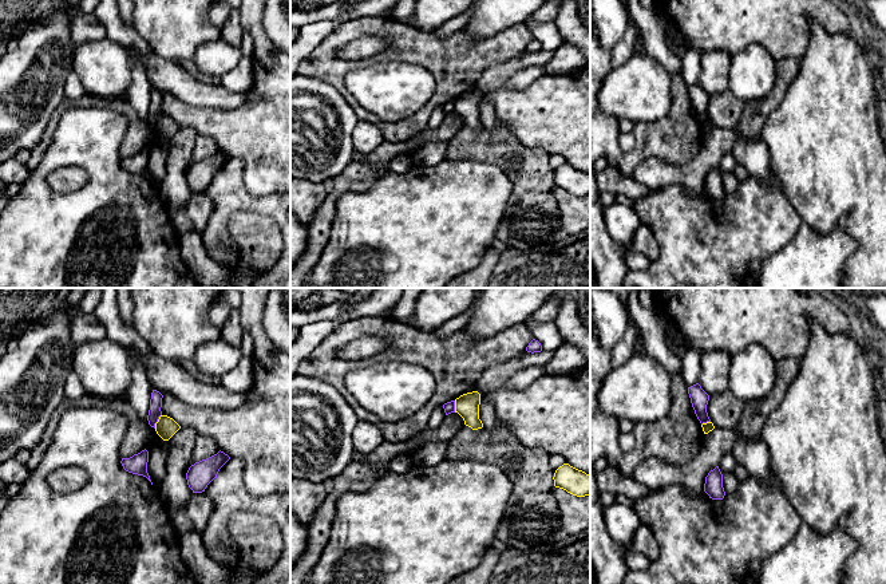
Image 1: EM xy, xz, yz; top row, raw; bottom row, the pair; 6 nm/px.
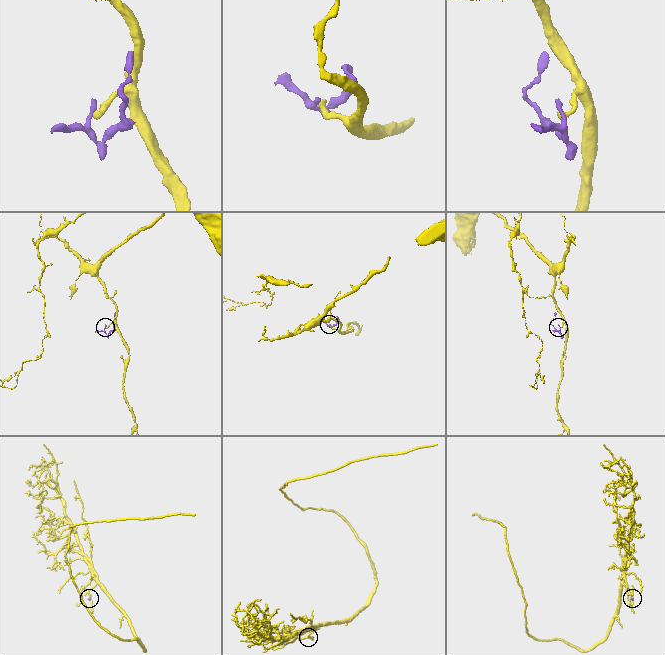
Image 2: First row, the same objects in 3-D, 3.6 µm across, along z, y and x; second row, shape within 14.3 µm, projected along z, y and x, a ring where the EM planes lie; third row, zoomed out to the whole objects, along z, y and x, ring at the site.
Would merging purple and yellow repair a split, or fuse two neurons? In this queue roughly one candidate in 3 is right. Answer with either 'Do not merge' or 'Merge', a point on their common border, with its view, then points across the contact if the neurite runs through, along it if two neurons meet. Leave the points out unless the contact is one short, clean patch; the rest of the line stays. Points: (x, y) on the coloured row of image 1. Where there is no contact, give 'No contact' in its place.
Do not merge. Touches purple at xy (157, 421). Boundary: xy (161, 414), (154, 427)

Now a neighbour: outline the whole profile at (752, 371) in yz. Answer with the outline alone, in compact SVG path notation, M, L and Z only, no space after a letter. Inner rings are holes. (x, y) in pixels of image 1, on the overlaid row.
M752 343L731 355L728 391L740 400L766 398L776 382L776 362L760 344Z

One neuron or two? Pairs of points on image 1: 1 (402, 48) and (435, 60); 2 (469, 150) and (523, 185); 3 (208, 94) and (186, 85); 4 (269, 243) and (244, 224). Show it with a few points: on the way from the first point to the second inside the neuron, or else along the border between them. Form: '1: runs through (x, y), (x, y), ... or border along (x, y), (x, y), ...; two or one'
1: runs through (410, 48), (422, 48), (427, 52); one
2: runs through (485, 150), (499, 150), (518, 169); one
3: runs through (202, 93), (192, 90); one
4: runs through (262, 243), (250, 231); one

